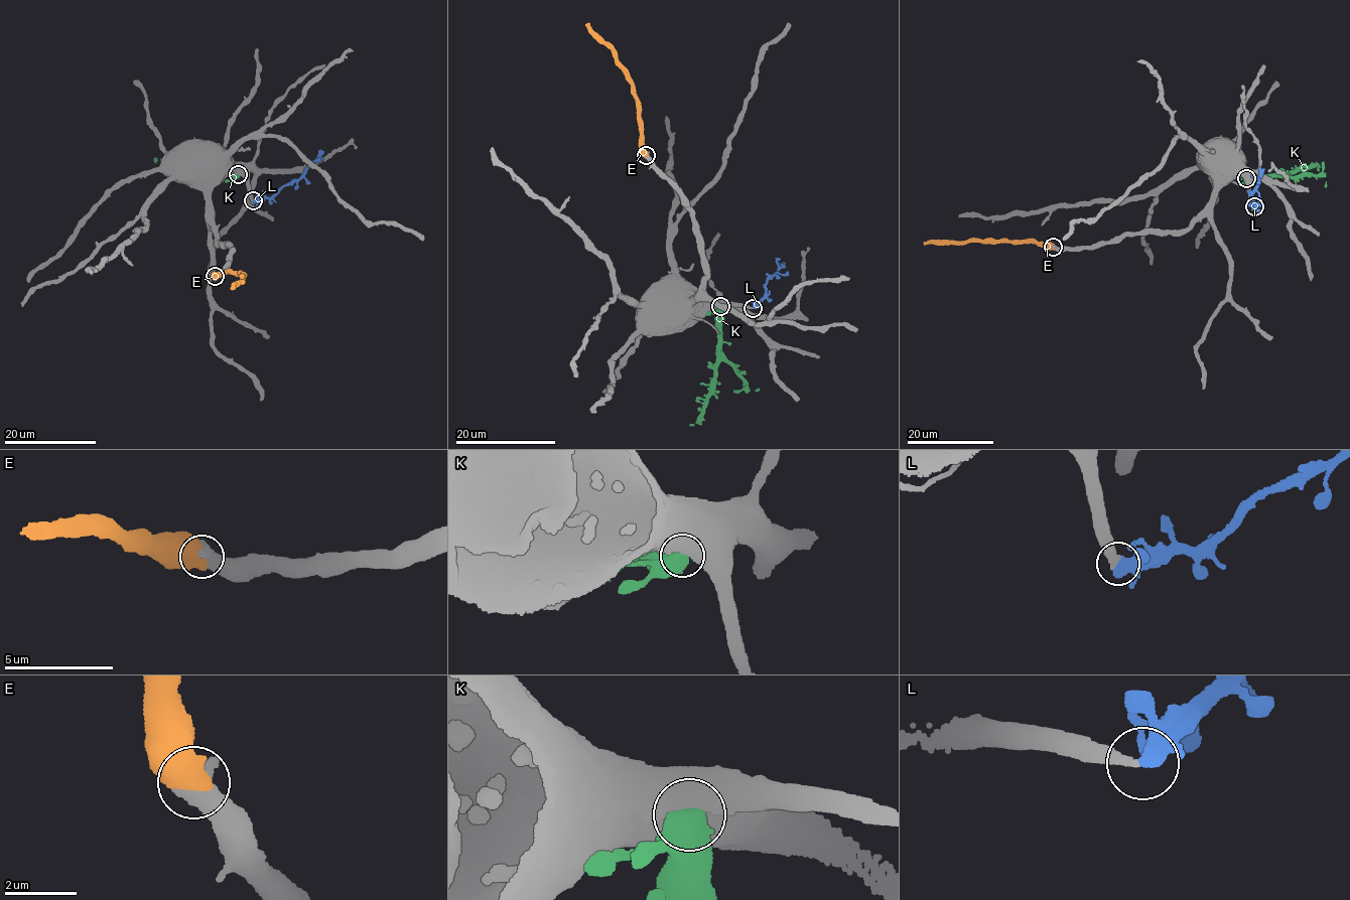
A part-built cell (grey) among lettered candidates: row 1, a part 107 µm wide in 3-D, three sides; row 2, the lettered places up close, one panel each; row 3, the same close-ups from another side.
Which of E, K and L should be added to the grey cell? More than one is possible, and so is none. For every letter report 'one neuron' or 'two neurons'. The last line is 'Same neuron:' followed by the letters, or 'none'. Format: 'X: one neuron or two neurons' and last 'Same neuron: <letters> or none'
E: one neuron
K: two neurons
L: two neurons
Same neuron: E

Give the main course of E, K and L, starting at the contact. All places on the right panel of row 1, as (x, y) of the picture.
E: (1053, 247), (1030, 242), (930, 240), (924, 245)
K: (1245, 178), (1297, 172), (1315, 165)
L: (1254, 206), (1251, 195), (1260, 167)

